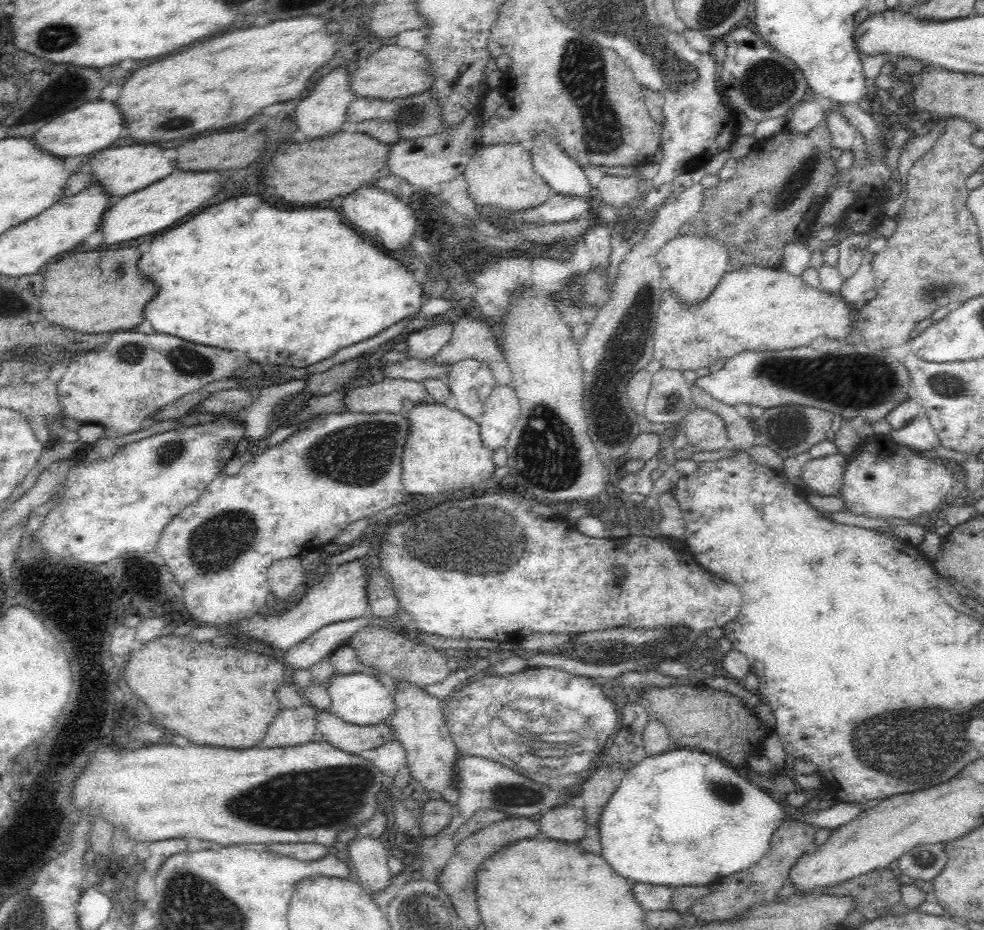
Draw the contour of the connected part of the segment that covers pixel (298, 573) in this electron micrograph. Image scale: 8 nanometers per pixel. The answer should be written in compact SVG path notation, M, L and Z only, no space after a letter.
M296 555L270 564L267 582L275 598L286 598L302 585L304 570L300 562L300 555Z

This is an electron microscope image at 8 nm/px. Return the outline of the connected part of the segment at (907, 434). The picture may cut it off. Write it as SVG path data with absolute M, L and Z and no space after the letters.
M927 415L914 418L902 428L891 429L888 436L902 446L910 447L921 453L940 446L936 431L932 428Z

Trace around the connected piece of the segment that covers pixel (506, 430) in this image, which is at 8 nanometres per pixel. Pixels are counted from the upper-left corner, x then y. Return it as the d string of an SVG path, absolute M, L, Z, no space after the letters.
M496 384L488 395L488 400L485 402L484 414L478 419L483 445L494 451L502 448L502 446L505 447L510 434L512 434L516 426L519 415L520 401L514 389L510 385L502 386L501 384Z

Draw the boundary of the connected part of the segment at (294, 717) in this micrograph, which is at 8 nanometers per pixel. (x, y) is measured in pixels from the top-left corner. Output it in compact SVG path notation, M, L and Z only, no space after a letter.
M302 705L294 709L282 708L268 725L265 737L255 746L260 749L298 746L312 740L316 730L318 710Z

